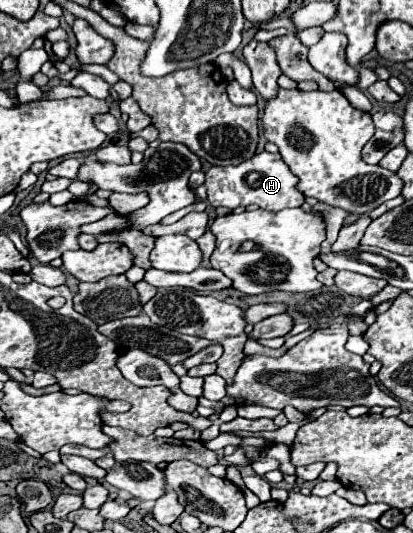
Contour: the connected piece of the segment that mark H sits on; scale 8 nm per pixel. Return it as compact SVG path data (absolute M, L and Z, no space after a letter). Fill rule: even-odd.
M260 152L254 158L238 164L238 166L212 166L206 172L206 188L208 188L208 202L216 206L224 206L234 210L238 206L256 204L264 210L278 212L284 208L296 208L304 204L304 194L296 188L298 176L286 168L286 162L280 154Z

